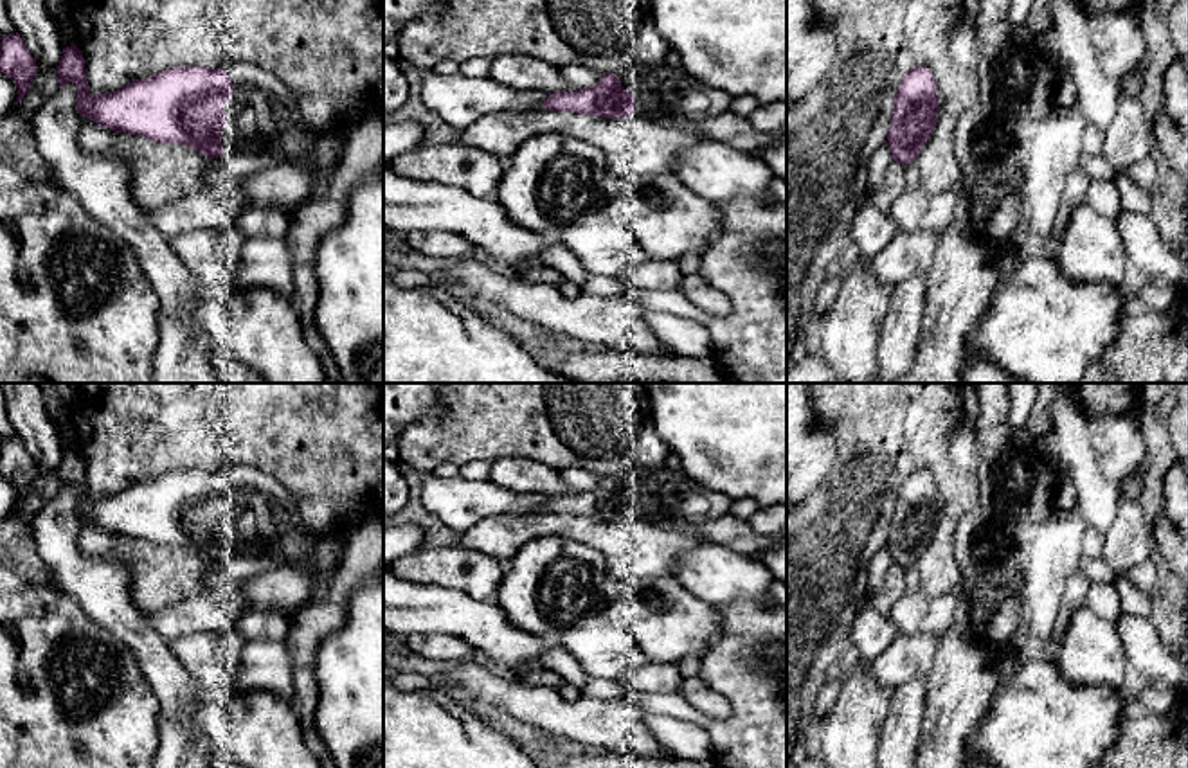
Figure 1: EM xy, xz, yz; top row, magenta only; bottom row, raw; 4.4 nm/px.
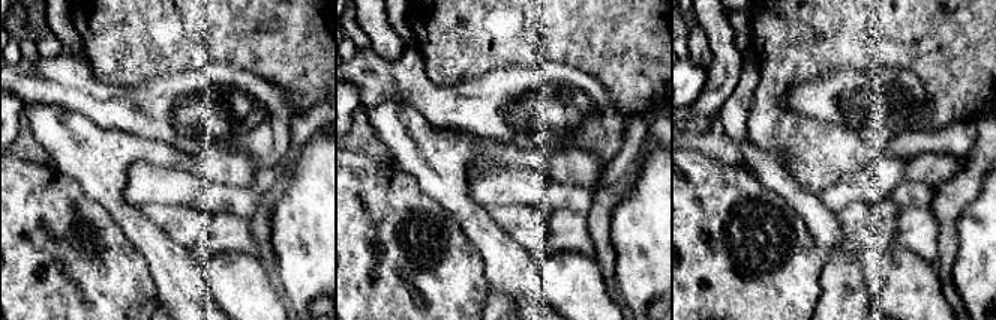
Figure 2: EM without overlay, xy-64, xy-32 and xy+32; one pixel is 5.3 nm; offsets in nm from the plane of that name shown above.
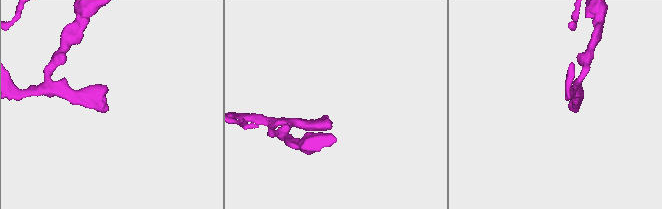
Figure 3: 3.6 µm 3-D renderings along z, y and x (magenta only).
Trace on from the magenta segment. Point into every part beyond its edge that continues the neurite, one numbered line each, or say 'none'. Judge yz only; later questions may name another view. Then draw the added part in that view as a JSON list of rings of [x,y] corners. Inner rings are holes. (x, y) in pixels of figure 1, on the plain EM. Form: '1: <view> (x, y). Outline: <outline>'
none

